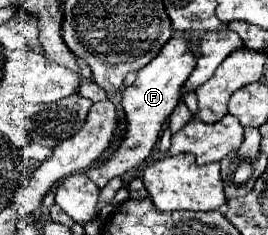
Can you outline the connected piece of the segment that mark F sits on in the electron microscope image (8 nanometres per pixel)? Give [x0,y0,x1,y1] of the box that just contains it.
[85,36,195,188]

